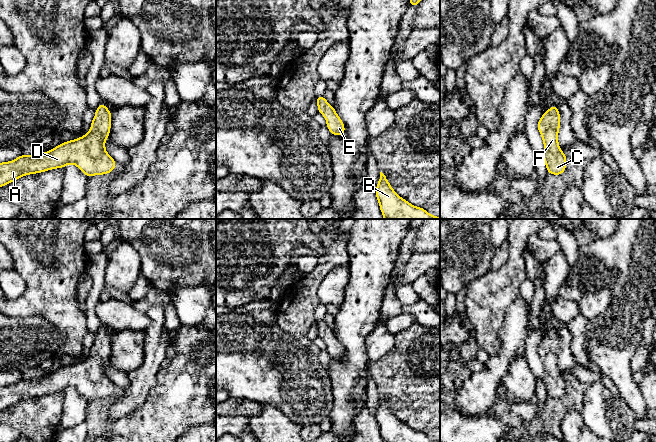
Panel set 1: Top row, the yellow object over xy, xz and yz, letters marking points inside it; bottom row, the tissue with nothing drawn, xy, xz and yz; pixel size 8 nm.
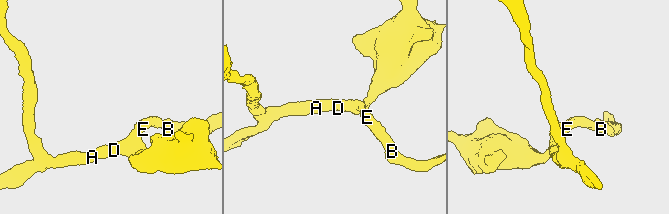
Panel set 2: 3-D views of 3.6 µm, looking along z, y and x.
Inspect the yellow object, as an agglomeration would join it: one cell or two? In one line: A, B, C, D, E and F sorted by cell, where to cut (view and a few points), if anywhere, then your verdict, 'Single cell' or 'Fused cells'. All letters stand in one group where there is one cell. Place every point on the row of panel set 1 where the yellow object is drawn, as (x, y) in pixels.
Groups: A B C D E F. No split. Single cell

